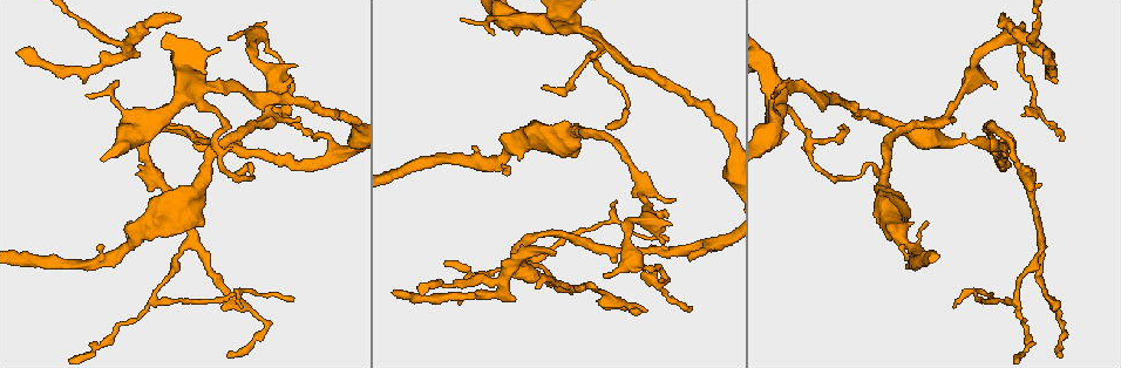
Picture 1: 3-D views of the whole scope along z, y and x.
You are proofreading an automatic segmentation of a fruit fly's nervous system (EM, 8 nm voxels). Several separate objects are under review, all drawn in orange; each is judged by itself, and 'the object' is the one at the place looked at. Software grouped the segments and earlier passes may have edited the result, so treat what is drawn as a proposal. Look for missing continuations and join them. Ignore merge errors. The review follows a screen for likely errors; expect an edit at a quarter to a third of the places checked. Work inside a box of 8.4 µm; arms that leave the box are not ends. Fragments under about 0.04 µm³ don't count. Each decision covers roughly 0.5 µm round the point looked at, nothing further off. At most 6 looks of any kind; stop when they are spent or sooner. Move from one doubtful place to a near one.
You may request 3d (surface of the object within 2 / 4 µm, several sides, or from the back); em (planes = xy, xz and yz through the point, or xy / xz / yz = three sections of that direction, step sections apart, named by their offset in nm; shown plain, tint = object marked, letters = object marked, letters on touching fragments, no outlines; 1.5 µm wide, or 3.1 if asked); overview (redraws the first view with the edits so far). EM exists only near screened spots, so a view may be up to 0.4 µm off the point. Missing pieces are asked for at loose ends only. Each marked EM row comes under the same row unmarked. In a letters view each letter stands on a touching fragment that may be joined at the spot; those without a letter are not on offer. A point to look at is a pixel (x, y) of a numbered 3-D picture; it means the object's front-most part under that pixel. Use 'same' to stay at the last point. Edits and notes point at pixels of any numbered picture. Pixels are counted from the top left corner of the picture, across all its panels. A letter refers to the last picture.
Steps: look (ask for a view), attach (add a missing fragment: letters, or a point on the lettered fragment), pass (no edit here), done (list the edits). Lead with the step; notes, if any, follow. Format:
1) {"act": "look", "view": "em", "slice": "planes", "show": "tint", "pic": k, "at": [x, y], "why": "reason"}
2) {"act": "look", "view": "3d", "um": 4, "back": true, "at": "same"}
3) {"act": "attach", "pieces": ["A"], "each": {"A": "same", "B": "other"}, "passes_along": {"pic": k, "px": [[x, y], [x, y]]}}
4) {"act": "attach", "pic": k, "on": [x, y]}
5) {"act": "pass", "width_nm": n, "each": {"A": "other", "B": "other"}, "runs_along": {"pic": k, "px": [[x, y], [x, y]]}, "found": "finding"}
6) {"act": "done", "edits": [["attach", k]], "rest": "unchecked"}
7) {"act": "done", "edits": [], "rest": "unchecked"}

{"act": "look", "view": "3d", "um": 2, "pic": 1, "at": [396, 292], "why": "branch stops here"}

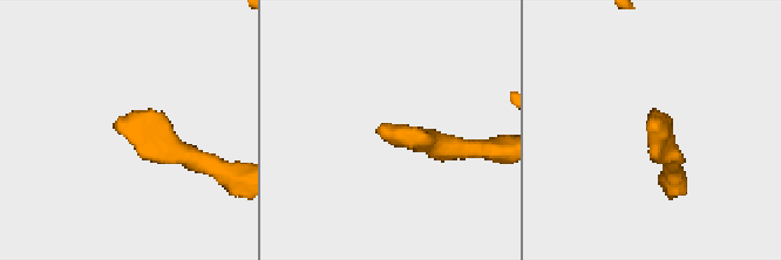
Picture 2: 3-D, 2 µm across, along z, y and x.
{"act": "look", "view": "em", "slice": "yz", "step": 8, "show": "letters", "pic": 2, "at": [648, 118], "why": "need the tissue"}

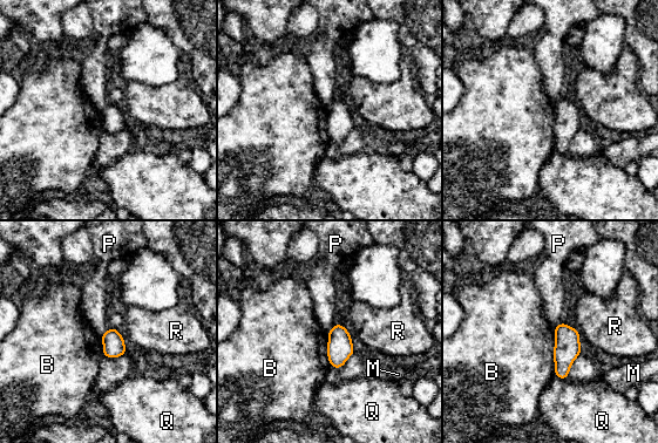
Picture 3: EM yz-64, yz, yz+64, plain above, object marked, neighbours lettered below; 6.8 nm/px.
{"act": "pass", "longest_contact_nm": ["B", 320], "each": {"B": "other", "M": "other", "P": "other", "Q": "other", "R": "other"}, "border": {"pic": 3, "px": [[555, 328], [554, 374]]}, "found": "no lettered fragment goes on from it"}

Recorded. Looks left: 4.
{"act": "look", "view": "em", "slice": "planes", "show": "letters", "pic": 1, "at": [605, 277], "why": "thin end"}

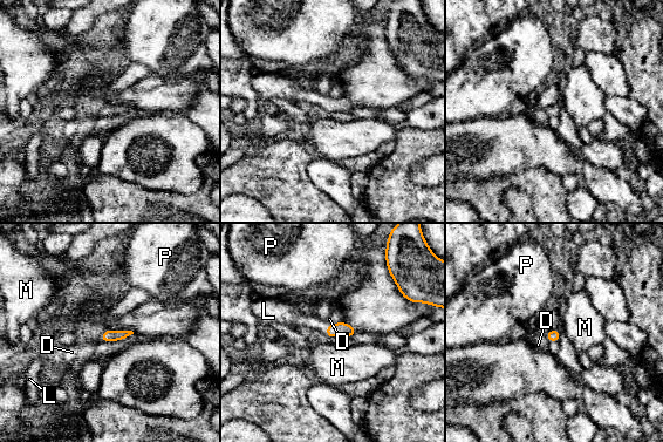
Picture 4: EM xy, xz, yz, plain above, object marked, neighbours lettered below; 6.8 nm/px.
{"act": "attach", "pieces": ["L"], "each": {"D": "other", "L": "same", "M": "other", "P": "other"}, "passes_along": {"pic": 4, "px": [[335, 330], [328, 327], [293, 318]]}, "found": "it goes on there"}

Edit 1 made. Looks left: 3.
{"act": "look", "view": "em", "slice": "xy", "step": 8, "show": "tint", "pic": 1, "at": [668, 239], "why": "tapers out"}

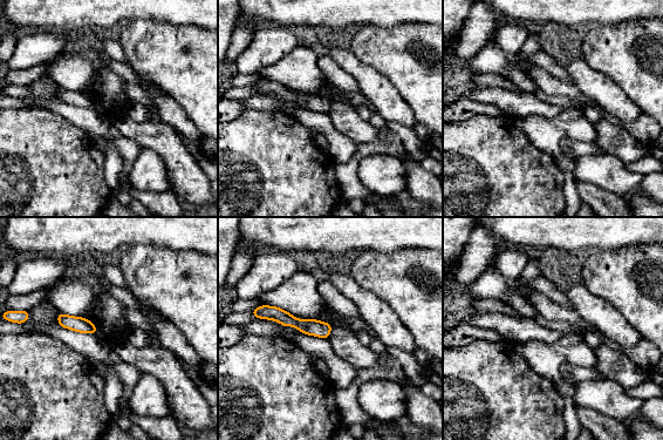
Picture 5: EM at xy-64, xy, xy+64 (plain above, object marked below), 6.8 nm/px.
{"act": "look", "view": "em", "slice": "planes", "show": "letters", "at": "same", "why": "cut it another way"}

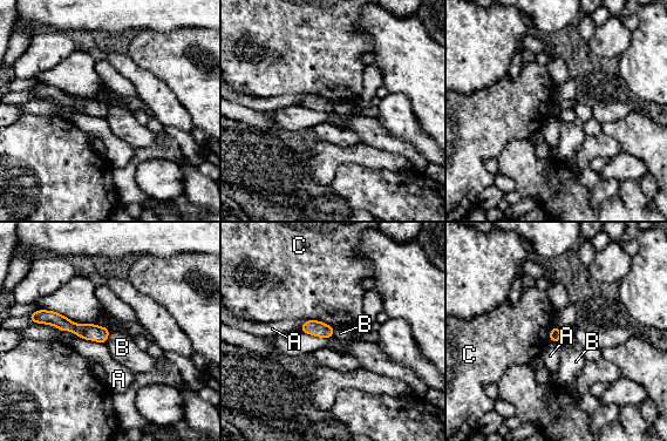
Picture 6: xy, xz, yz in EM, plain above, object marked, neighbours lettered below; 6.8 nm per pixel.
{"act": "pass", "longest_contact_nm": ["C", 200], "each": {"A": "other", "B": "other", "C": "other"}, "runs_along": {"pic": 6, "px": [[40, 317], [54, 318], [104, 337]]}, "found": "none of them fits"}

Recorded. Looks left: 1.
{"act": "done", "edits": [["attach", 4]], "rest": "unchecked"}

